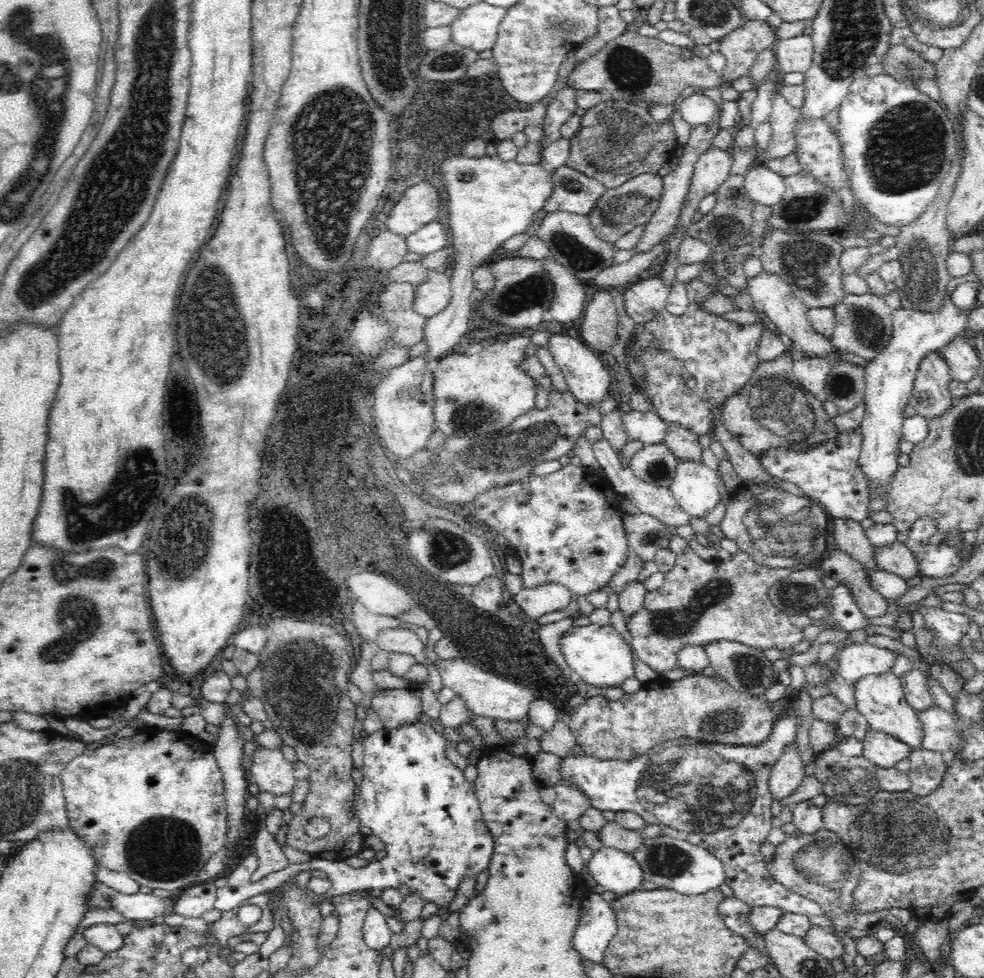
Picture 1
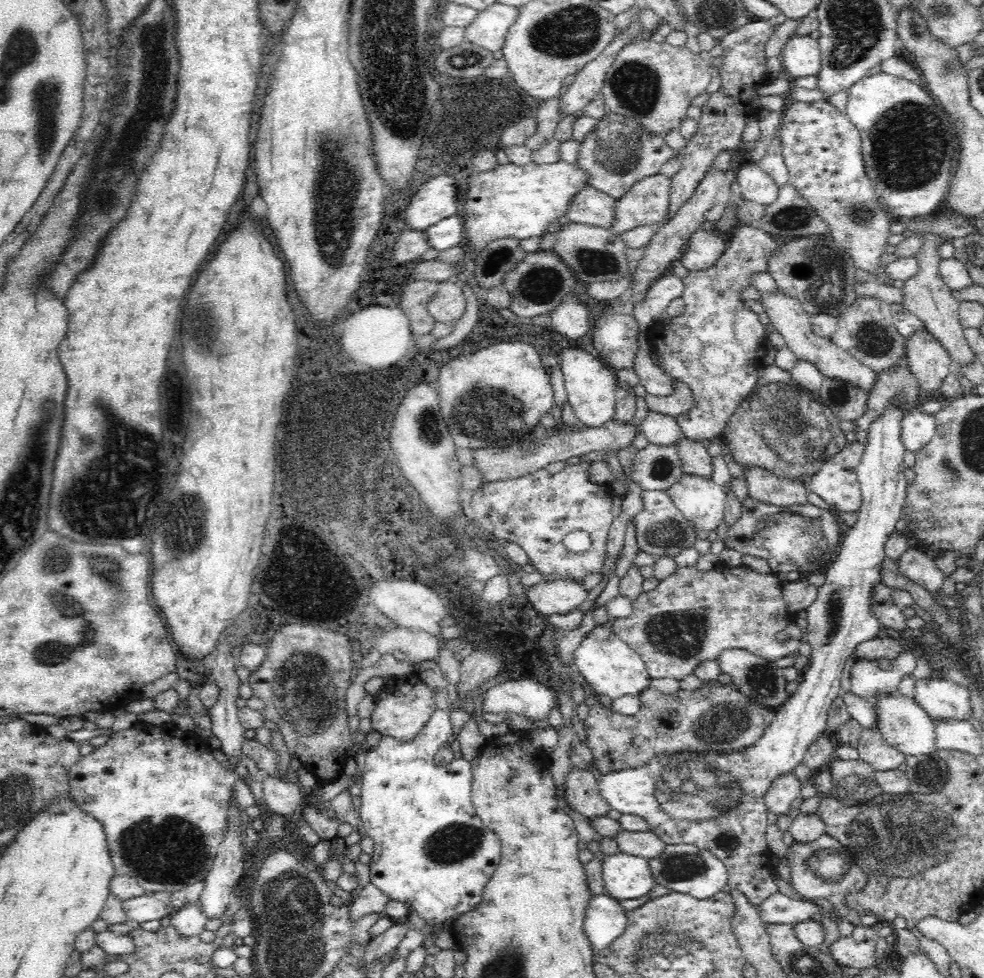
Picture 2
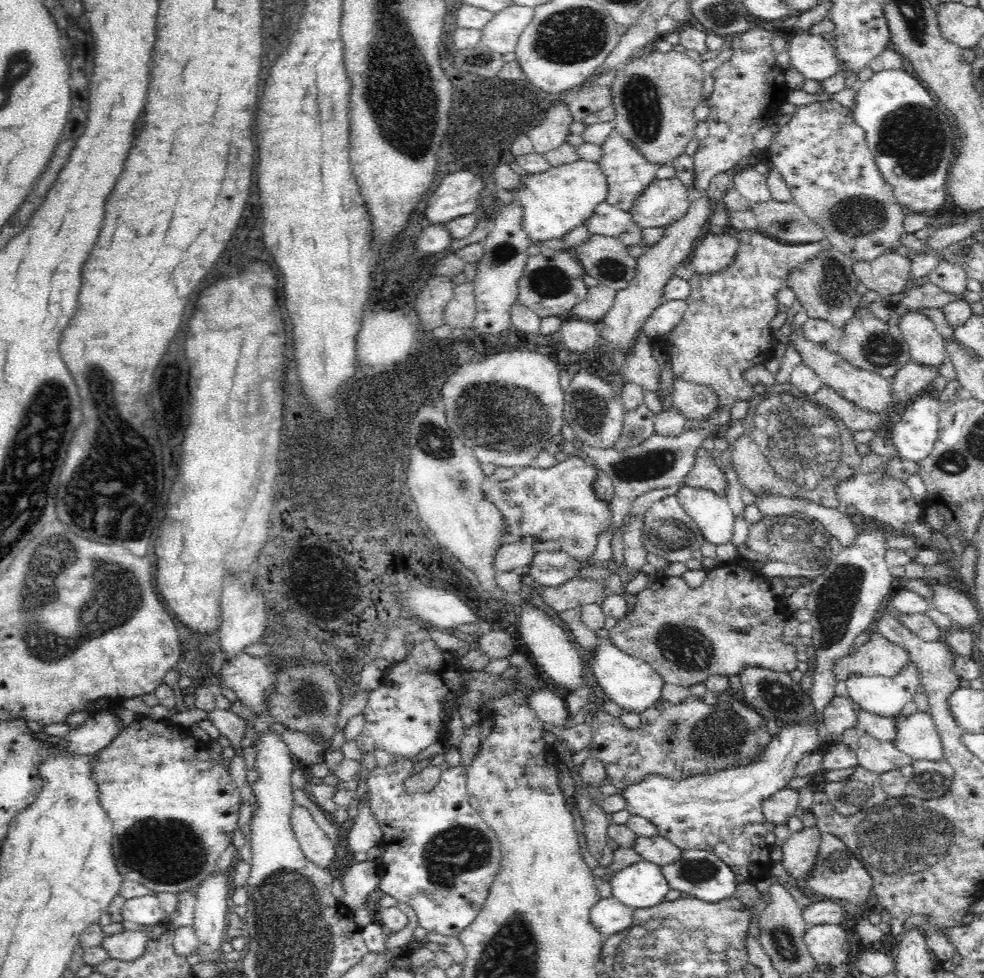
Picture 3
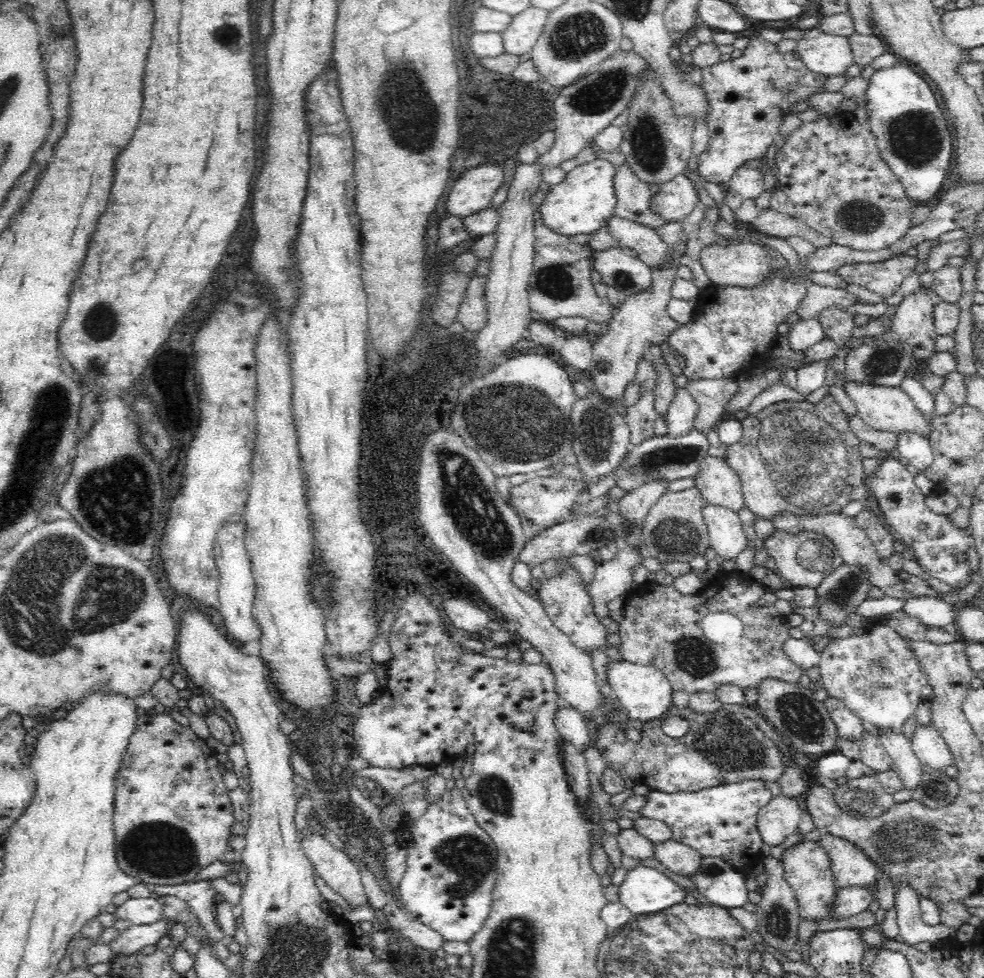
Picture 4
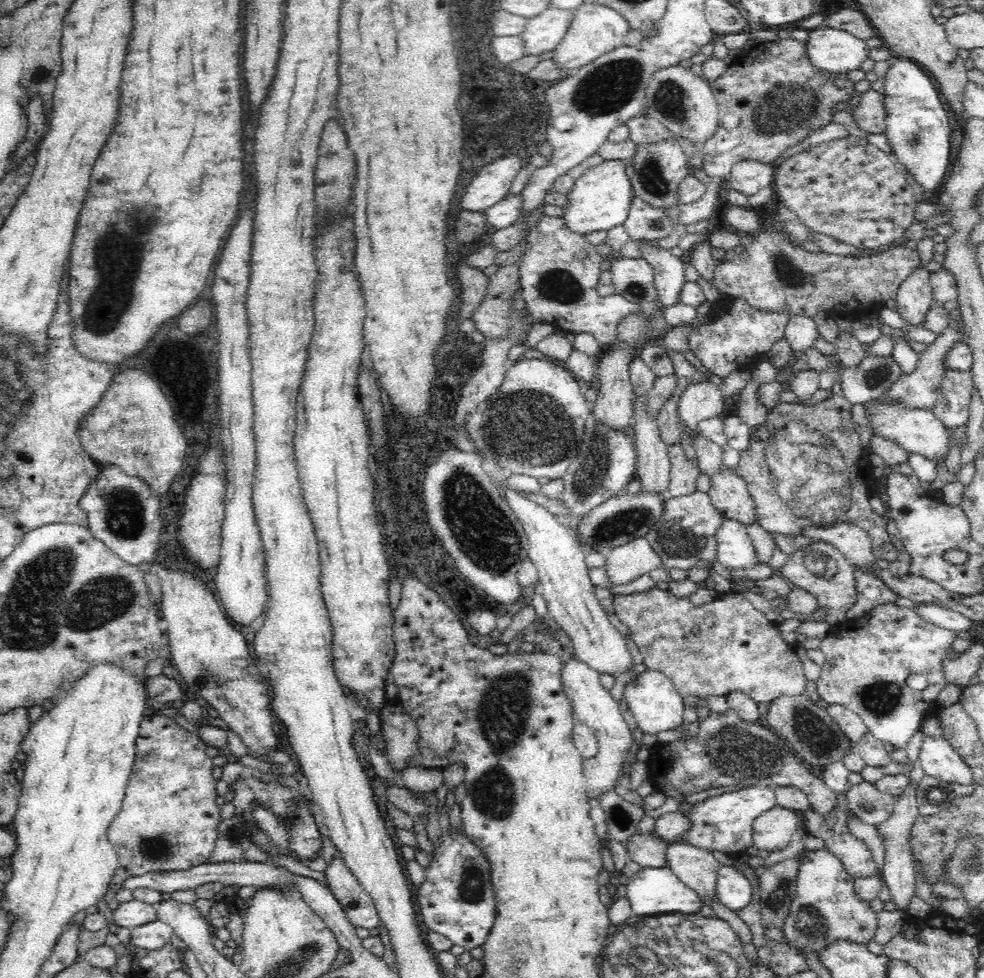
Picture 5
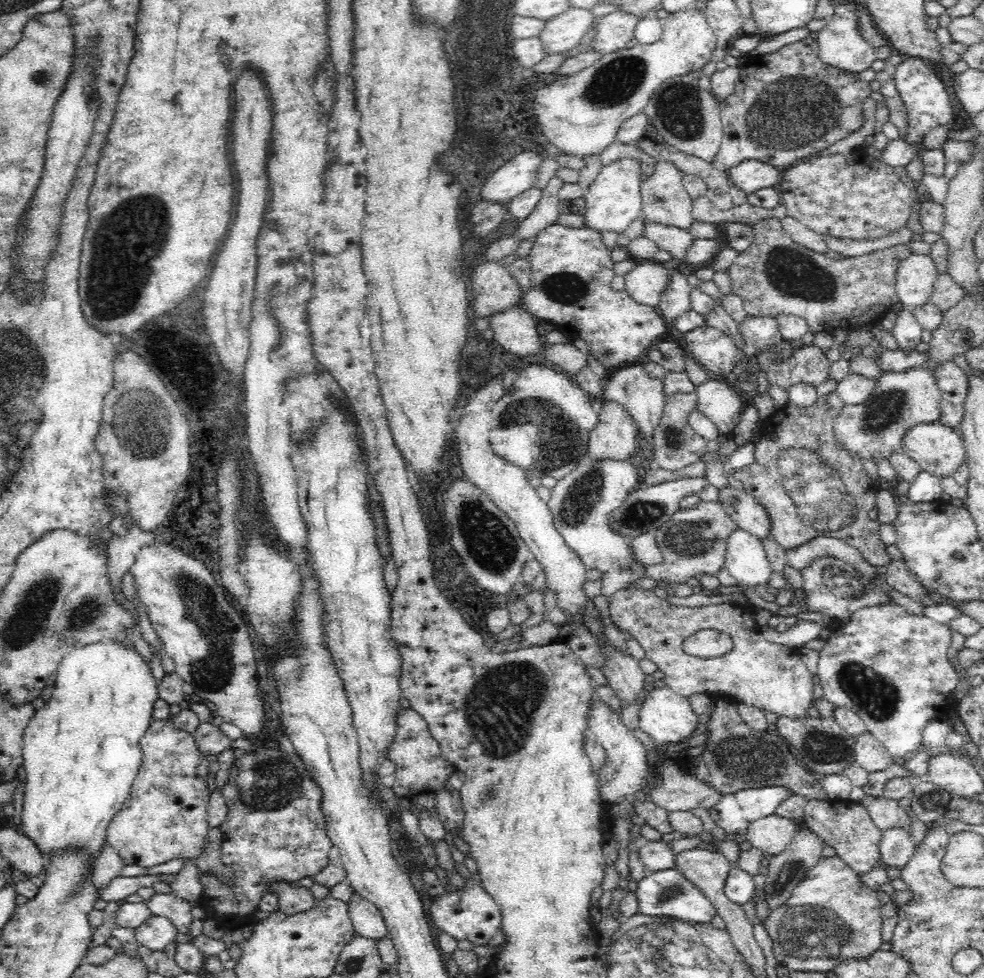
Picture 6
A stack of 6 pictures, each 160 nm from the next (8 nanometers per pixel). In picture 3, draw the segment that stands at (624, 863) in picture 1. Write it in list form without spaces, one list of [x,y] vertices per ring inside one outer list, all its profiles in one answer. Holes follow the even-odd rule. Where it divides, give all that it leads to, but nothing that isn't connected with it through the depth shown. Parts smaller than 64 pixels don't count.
[[[644,859],[616,872],[610,885],[612,896],[634,911],[657,907],[671,890],[662,867]]]

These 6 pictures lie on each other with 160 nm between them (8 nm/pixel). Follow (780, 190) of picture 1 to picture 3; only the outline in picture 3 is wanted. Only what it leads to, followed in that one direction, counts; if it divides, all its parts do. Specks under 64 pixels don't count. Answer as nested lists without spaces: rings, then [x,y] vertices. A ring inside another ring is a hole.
[[[742,168],[733,176],[734,188],[751,204],[766,203],[772,199],[766,175],[755,168]]]

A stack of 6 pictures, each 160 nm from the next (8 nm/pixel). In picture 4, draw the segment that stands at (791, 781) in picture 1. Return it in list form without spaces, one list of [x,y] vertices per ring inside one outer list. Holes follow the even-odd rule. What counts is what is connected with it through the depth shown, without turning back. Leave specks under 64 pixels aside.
[[[782,794],[772,797],[757,816],[757,829],[763,842],[770,846],[782,844],[797,830],[802,811],[802,799]]]

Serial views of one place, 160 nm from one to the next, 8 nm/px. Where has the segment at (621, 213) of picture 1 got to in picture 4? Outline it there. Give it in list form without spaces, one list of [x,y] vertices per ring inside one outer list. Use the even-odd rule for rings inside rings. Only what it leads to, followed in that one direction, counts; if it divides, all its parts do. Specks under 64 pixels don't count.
[[[684,174],[676,175],[660,187],[653,198],[653,210],[661,214],[666,222],[679,222],[687,217],[698,205],[697,185]]]

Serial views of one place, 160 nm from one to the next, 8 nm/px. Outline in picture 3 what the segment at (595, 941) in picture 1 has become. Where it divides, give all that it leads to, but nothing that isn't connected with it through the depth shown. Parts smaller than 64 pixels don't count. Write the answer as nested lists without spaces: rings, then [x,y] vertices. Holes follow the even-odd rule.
[[[611,896],[602,898],[590,910],[590,919],[604,937],[610,937],[616,932],[629,928],[633,924],[633,914],[634,910]]]

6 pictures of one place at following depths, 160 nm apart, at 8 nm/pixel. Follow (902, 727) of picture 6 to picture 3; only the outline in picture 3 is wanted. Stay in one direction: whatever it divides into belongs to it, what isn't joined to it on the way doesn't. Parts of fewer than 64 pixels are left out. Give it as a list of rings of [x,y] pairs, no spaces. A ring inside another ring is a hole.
[[[913,664],[904,665],[898,673],[888,678],[850,674],[842,680],[842,688],[846,688],[851,700],[857,702],[863,711],[894,718],[900,715],[904,704],[913,700],[921,683]]]

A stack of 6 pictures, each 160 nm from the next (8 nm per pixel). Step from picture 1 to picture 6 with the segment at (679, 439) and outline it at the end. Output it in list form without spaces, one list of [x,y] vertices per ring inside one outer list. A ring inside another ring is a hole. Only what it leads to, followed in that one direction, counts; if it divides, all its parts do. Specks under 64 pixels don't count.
[[[734,486],[721,488],[719,501],[738,528],[760,540],[772,538],[773,527],[769,513],[744,489]]]

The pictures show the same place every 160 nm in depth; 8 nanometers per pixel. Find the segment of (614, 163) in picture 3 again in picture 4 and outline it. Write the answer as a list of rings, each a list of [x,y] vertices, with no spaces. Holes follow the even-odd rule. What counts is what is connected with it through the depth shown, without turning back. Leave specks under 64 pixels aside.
[[[628,163],[618,165],[615,178],[618,204],[614,214],[620,219],[657,230],[666,224],[666,220],[653,210],[652,192],[648,185],[636,178]]]

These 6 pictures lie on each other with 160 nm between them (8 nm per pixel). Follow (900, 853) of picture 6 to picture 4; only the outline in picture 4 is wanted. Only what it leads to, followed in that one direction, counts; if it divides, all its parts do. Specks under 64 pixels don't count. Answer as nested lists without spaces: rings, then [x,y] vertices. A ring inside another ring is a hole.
[[[879,730],[882,746],[892,759],[892,770],[902,779],[905,788],[911,791],[917,785],[924,772],[924,765],[914,754],[911,747],[911,740],[904,734],[889,732],[889,730]],[[900,881],[895,892],[895,911],[902,943],[914,947],[920,942],[932,944],[956,938],[956,929],[945,925],[928,926],[921,919],[920,896],[910,889],[910,882]]]

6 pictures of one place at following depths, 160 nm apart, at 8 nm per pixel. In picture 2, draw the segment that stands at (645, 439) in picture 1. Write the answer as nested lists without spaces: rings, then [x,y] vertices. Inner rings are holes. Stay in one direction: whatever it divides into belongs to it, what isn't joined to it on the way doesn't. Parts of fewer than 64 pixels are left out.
[[[651,411],[642,420],[640,431],[650,444],[660,446],[674,445],[678,440],[685,437],[676,417]]]

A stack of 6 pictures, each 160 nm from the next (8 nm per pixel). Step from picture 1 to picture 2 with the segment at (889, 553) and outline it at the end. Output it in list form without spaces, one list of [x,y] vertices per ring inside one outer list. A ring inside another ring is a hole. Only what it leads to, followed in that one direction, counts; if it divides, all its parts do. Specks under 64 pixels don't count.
[[[908,548],[897,560],[899,571],[906,575],[912,582],[929,590],[932,594],[938,594],[945,577],[934,560],[926,554]]]

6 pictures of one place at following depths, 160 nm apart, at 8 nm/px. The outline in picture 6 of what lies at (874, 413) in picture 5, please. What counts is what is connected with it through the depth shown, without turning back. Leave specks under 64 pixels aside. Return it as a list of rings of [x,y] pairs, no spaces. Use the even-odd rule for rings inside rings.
[[[940,421],[918,424],[902,437],[902,453],[937,478],[956,475],[967,460],[965,451],[963,440]]]

